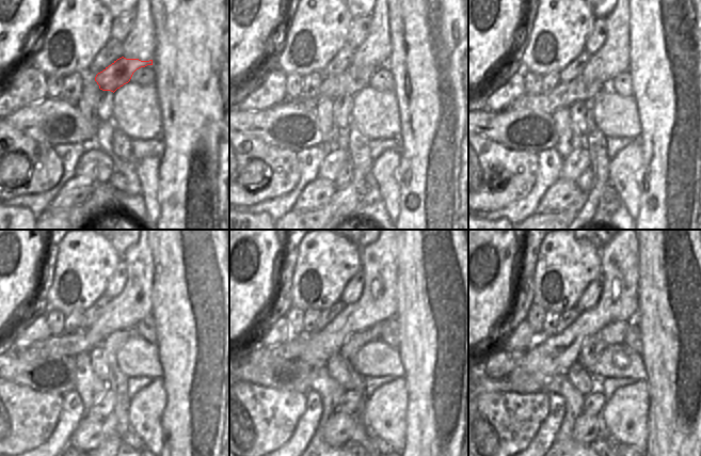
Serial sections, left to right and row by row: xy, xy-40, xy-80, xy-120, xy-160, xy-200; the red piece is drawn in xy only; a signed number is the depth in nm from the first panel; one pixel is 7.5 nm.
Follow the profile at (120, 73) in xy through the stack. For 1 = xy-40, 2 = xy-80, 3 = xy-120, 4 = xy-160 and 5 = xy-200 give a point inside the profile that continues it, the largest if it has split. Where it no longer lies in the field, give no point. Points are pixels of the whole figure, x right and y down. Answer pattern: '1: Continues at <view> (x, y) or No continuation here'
1: Continues at xy-40 (354, 78)
2: Continues at xy-80 (566, 94)
3: Continues at xy-120 (83, 340)
4: Continues at xy-160 (292, 348)
5: Continues at xy-200 (502, 361).

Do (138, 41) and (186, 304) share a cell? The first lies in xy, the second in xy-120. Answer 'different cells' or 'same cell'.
different cells

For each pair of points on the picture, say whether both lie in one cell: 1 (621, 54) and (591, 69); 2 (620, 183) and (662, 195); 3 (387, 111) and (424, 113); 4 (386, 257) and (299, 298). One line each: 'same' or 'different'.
1: same
2: different
3: different
4: different

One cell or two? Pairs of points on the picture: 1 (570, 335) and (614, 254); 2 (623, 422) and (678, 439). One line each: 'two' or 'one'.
1: one
2: two

